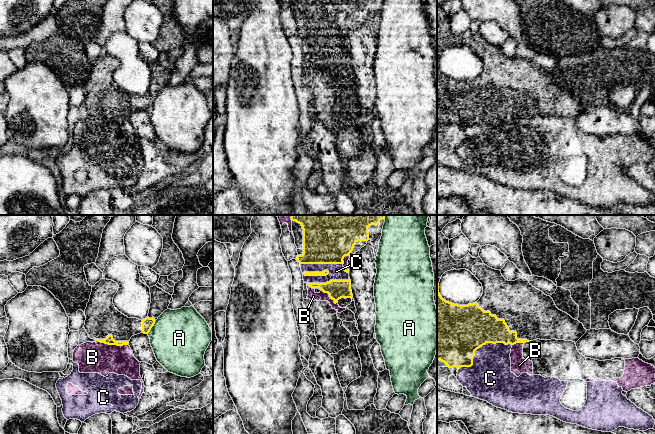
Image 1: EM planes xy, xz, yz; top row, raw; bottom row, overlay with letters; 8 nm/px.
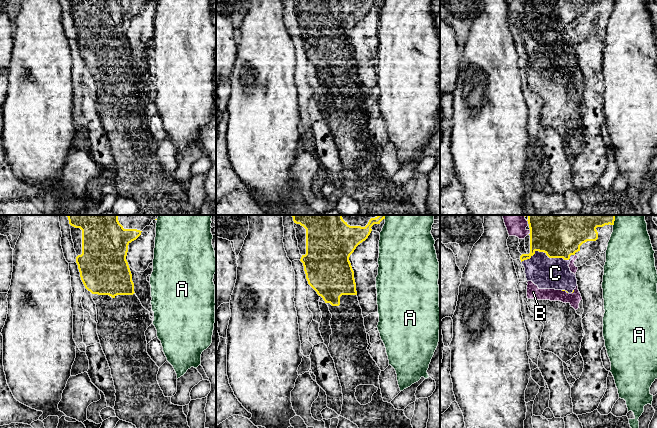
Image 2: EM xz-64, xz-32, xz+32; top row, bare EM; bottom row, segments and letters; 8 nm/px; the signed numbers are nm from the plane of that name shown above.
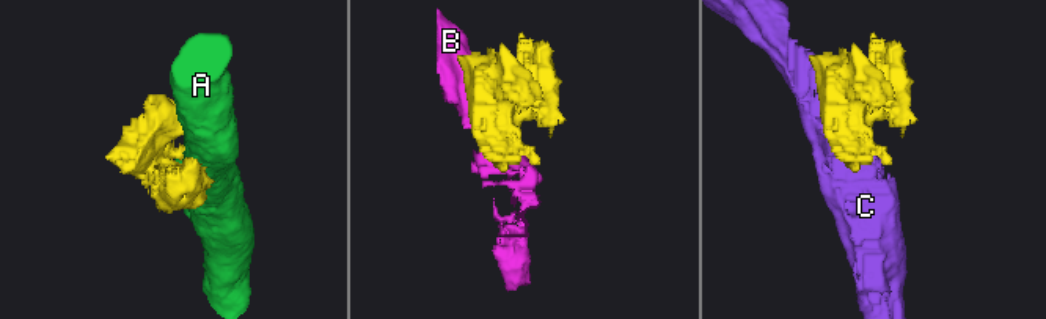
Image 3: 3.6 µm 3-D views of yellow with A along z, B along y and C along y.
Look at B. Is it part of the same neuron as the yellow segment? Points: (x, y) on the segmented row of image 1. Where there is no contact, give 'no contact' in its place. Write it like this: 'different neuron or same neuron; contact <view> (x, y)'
different neuron; contact xy (113, 344)

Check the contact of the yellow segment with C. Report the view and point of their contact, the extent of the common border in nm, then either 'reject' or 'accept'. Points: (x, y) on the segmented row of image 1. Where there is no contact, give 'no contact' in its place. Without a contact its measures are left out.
yz (479, 347) | 500 nm | reject

